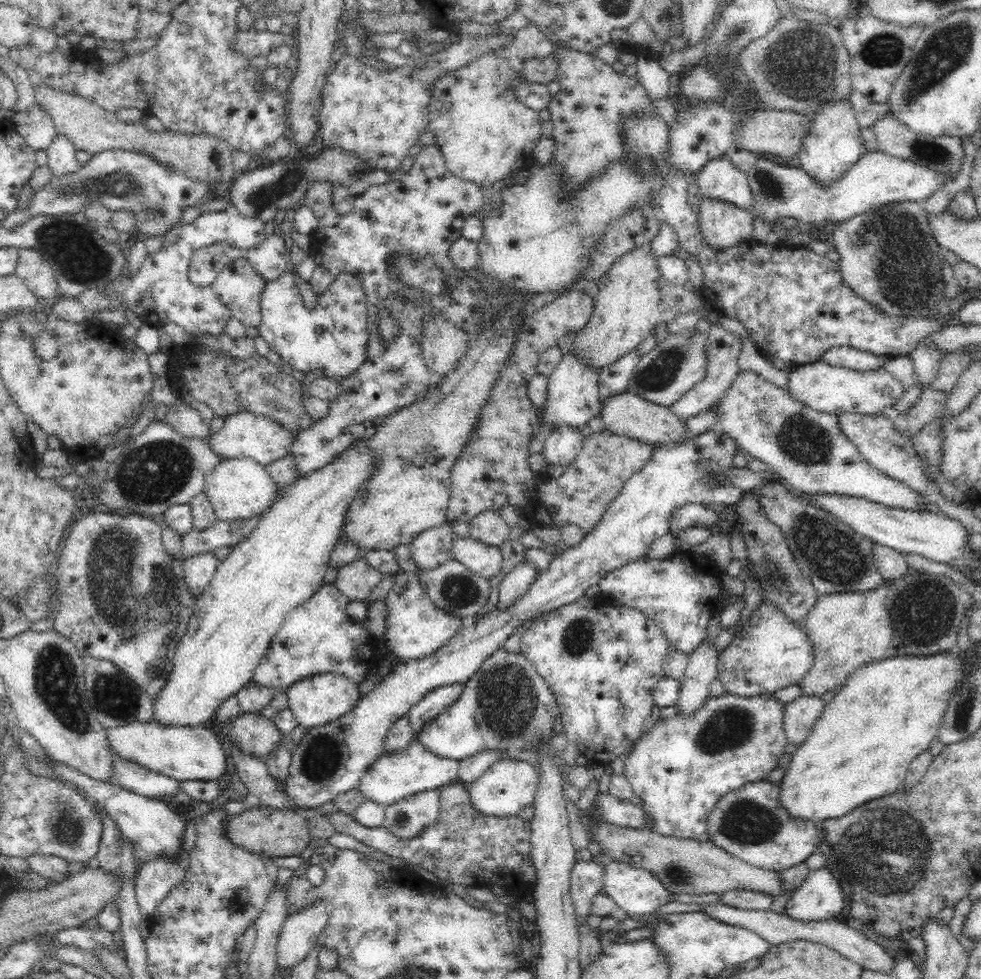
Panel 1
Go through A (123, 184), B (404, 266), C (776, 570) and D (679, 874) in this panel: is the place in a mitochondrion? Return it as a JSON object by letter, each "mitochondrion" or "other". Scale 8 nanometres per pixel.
{"A":"mitochondrion","B":"mitochondrion","C":"mitochondrion","D":"mitochondrion"}

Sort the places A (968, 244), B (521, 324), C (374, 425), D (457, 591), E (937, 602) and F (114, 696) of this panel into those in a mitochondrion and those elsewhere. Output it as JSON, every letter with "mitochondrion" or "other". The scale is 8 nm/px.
{"A":"other","B":"other","C":"other","D":"mitochondrion","E":"mitochondrion","F":"mitochondrion"}

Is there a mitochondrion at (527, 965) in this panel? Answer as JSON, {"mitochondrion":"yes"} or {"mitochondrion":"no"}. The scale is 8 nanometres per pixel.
{"mitochondrion":"no"}

